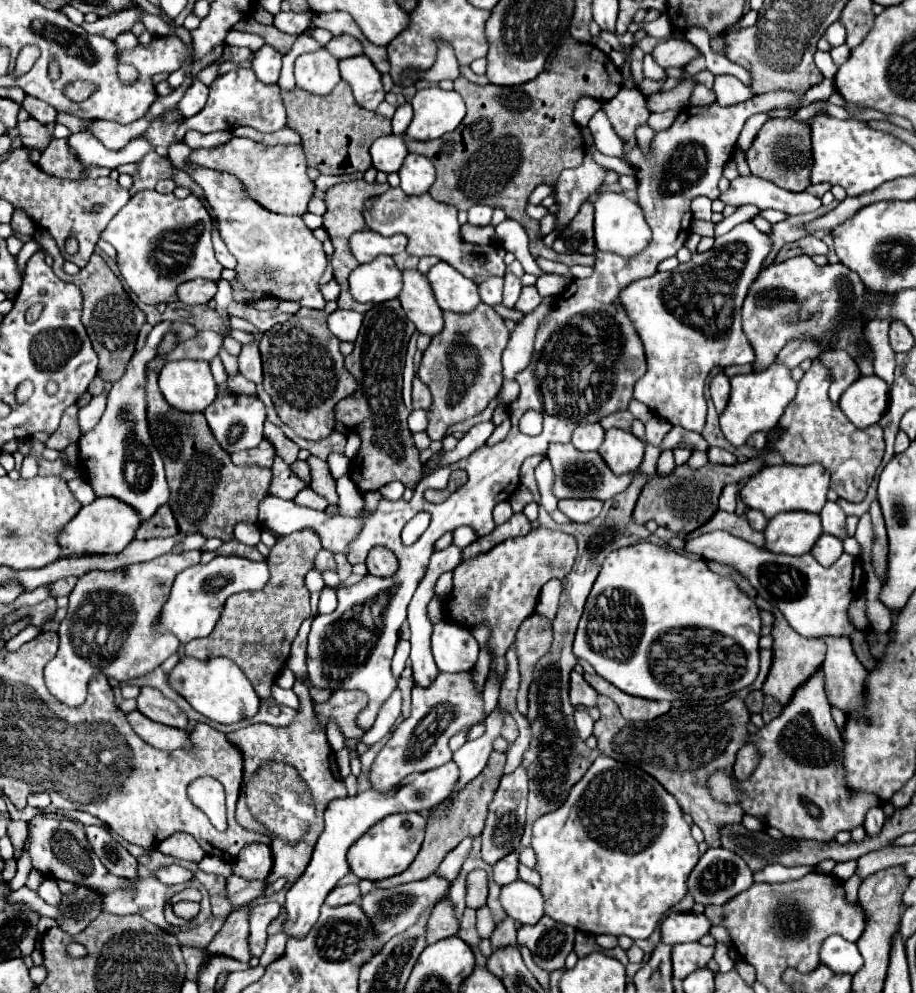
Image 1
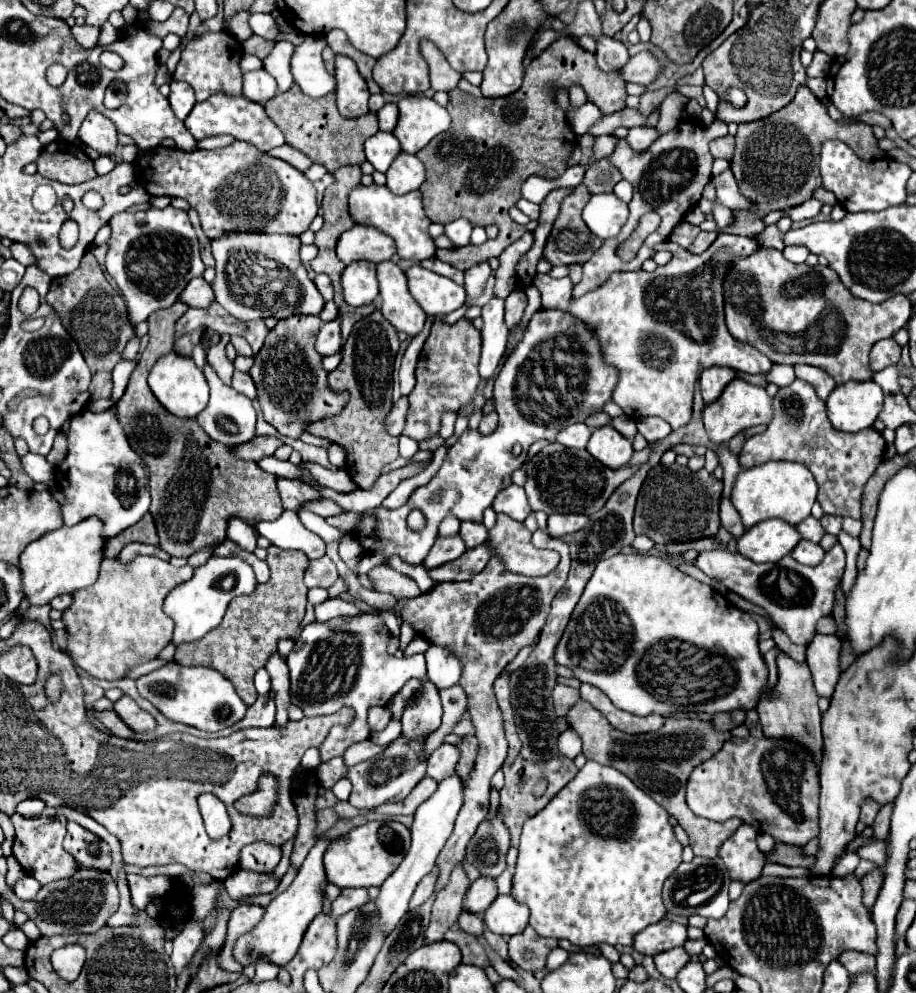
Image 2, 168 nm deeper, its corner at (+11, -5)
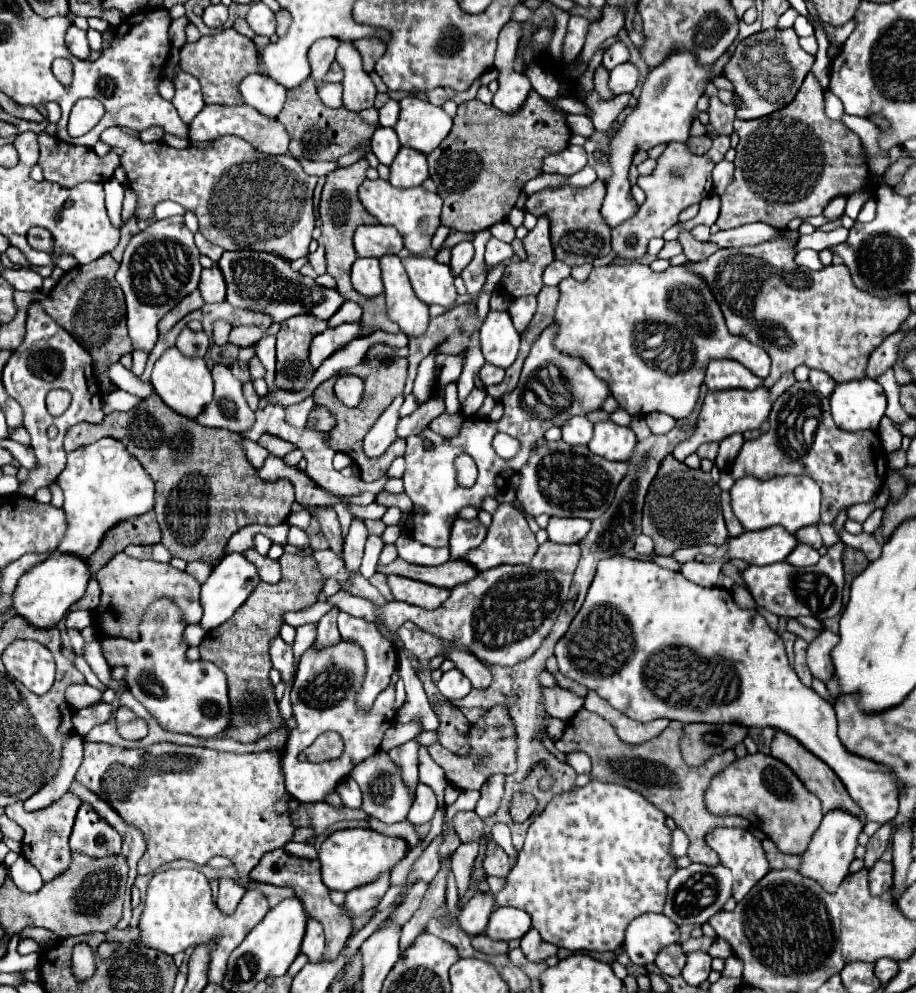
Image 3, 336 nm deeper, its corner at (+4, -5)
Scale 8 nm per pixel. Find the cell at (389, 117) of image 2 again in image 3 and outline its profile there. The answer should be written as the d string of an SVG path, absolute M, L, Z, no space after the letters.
M389 100L383 108L379 108L379 126L389 126L393 128L399 118L399 102Z

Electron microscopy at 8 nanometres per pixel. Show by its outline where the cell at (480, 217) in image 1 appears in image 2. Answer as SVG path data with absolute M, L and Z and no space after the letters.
M458 218L458 220L450 222L450 224L446 224L446 232L444 234L454 242L456 248L462 248L462 246L466 246L470 242L472 228L474 226L466 218Z

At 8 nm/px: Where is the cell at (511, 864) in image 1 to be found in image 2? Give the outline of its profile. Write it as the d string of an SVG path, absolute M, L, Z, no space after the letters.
M480 876L476 882L470 884L468 894L464 898L464 908L474 912L474 914L480 914L480 912L484 912L496 900L496 896L498 896L496 880Z

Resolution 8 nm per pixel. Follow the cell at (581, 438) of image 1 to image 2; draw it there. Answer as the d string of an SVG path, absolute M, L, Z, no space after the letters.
M572 424L572 426L566 426L564 430L560 430L558 442L568 448L586 448L590 434L592 434L592 430L586 424Z

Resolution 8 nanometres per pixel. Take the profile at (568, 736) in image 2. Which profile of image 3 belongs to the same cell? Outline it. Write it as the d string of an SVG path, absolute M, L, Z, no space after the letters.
M573 752L567 756L567 762L573 766L577 774L591 774L591 760L585 752Z

